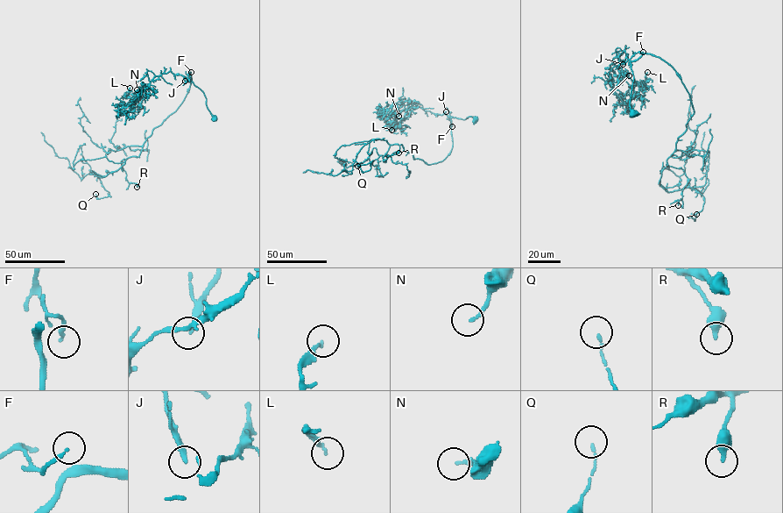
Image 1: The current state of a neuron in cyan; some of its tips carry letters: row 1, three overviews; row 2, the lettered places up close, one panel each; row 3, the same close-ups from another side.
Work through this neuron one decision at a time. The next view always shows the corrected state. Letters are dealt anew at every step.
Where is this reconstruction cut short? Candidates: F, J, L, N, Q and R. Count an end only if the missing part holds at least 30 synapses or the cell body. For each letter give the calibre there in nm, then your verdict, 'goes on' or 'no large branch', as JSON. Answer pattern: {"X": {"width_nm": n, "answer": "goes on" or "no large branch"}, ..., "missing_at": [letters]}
{"F": {"width_nm": 180, "answer": "no large branch"}, "J": {"width_nm": 240, "answer": "no large branch"}, "L": {"width_nm": 180, "answer": "no large branch"}, "N": {"width_nm": 150, "answer": "no large branch"}, "Q": {"width_nm": 120, "answer": "no large branch"}, "R": {"width_nm": 400, "answer": "no large branch"}, "missing_at": []}

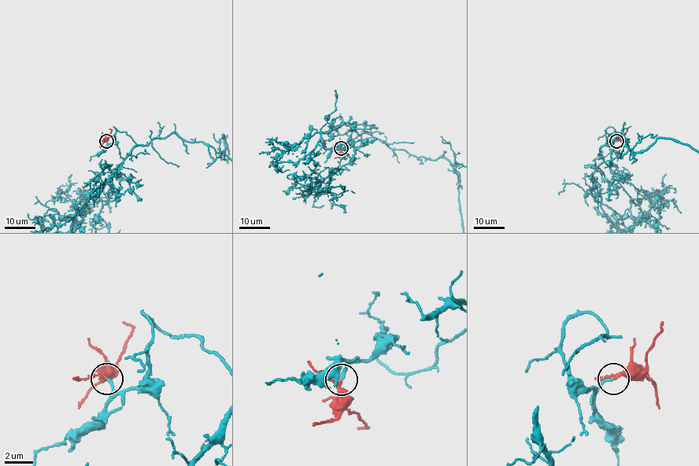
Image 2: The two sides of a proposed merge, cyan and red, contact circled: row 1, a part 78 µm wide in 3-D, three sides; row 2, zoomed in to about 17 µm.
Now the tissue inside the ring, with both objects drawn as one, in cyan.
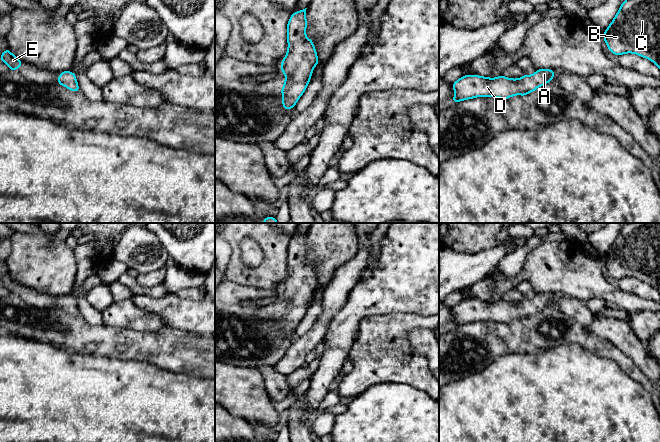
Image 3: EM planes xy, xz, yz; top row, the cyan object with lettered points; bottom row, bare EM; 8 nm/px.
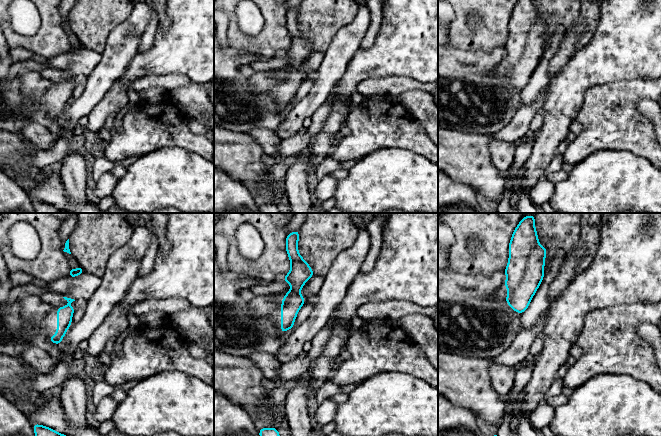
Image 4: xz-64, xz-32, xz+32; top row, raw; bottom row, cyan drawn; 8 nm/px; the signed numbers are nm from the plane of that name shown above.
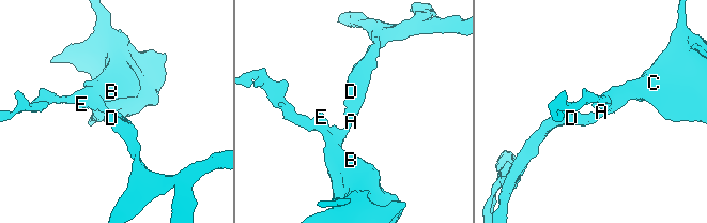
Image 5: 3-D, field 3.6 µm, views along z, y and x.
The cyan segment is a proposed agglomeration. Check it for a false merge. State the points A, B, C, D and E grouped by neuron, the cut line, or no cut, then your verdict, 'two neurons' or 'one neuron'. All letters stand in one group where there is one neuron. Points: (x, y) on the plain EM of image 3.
groups A B C D E; cut none; one neuron

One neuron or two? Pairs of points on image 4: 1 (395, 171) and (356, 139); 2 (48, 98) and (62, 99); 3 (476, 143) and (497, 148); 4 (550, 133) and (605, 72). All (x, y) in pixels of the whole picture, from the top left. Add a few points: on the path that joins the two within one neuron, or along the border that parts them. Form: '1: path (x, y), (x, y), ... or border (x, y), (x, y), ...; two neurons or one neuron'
1: border (394, 147), (373, 150), (357, 161); two neurons
2: path (51, 98), (59, 98); one neuron
3: border (491, 137), (489, 142), (490, 158), (497, 168); two neurons
4: path (558, 115), (561, 106), (587, 80); one neuron

